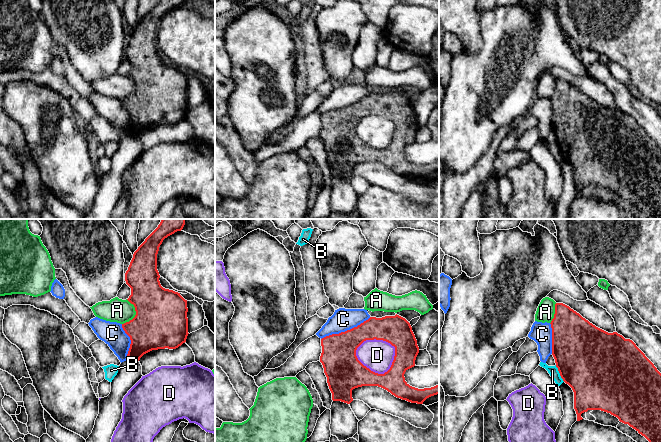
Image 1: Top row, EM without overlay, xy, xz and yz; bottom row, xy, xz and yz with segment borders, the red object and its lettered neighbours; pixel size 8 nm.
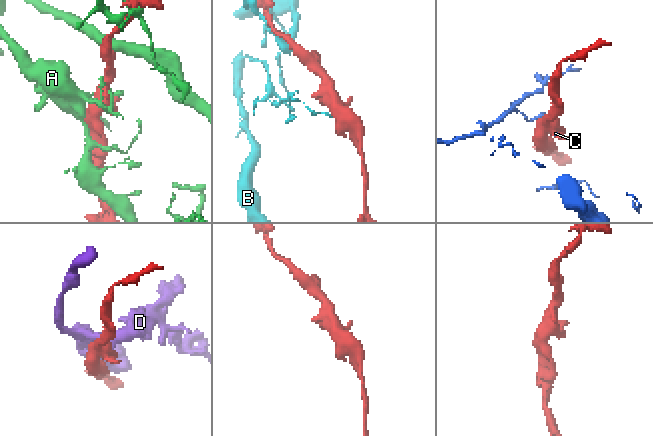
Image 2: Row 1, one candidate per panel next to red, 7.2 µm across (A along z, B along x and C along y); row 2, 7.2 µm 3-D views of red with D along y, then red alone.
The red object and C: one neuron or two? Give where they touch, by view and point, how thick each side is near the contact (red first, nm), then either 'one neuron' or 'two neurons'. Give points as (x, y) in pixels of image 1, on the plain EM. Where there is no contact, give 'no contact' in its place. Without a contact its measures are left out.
xz (345, 107) | 280/180 nm | two neurons

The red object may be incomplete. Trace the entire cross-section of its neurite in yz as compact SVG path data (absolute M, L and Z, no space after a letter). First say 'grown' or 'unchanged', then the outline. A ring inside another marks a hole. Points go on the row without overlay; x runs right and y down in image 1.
unchanged; M563 79L555 80L555 90L550 100L552 131L561 154L574 168L577 197L582 196L581 190L588 186L601 186L628 200L649 219L661 219L661 149L636 120L617 108L608 109L596 103Z

